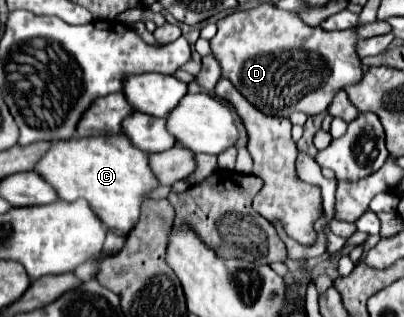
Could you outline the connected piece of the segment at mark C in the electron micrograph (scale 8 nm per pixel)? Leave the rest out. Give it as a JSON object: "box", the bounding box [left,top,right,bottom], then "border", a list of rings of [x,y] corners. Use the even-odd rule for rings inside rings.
{"box":[35,134,161,234],"border":[[[125,134],[53,142],[35,172],[39,172],[57,190],[61,200],[73,202],[77,198],[85,198],[107,228],[115,228],[125,234],[129,234],[129,230],[139,222],[141,206],[149,198],[147,194],[161,186],[149,166],[149,154],[133,146]]]}

